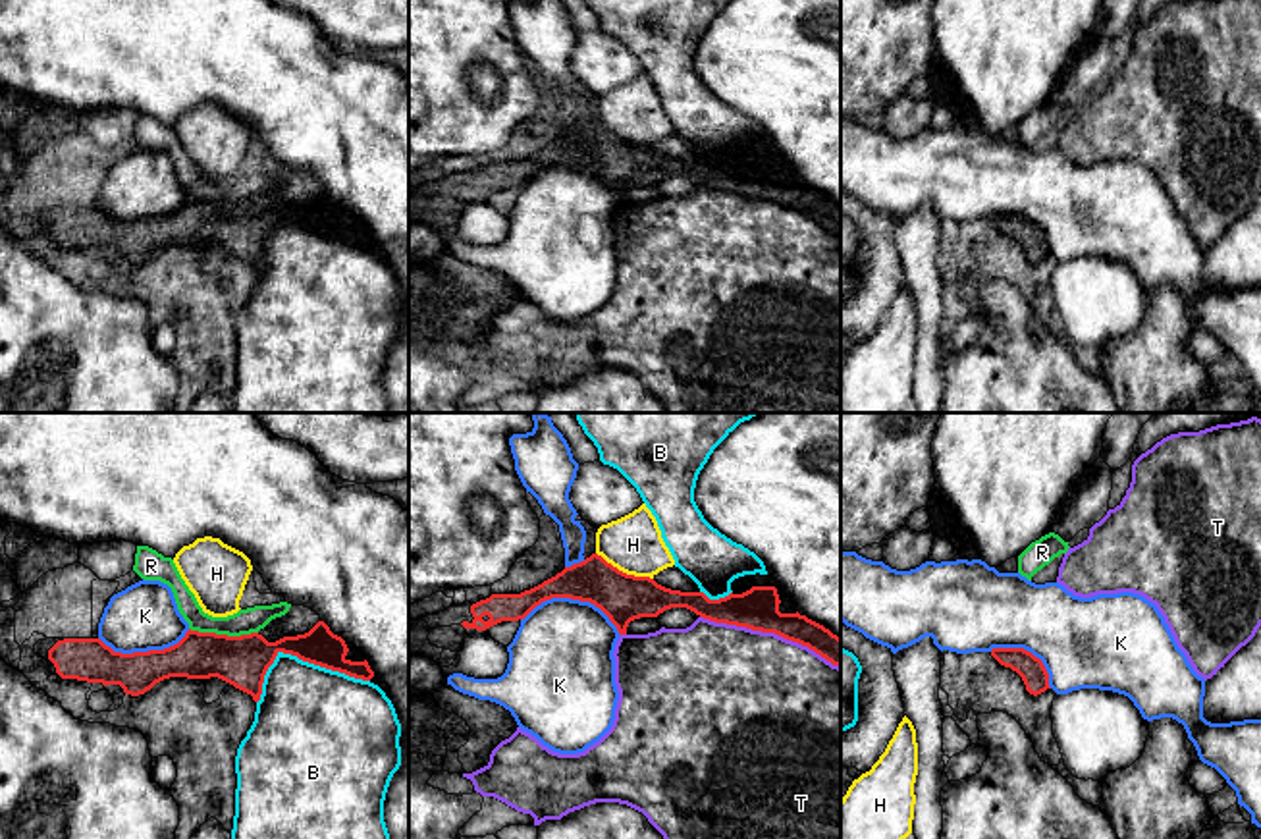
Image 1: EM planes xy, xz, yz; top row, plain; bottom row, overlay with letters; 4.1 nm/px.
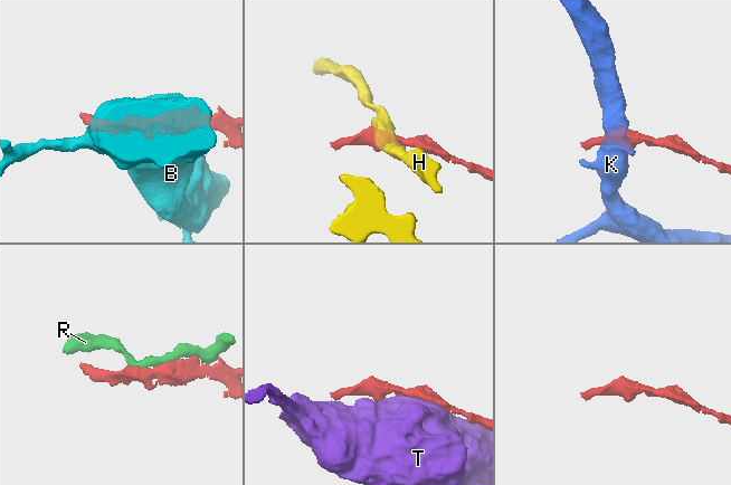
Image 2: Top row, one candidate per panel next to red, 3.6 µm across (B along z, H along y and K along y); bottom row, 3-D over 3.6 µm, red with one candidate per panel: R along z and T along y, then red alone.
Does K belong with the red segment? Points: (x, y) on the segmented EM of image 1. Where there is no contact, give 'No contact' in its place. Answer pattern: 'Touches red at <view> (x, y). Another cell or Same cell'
Touches red at xz (573, 598). Another cell

